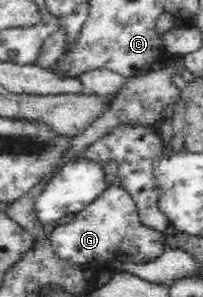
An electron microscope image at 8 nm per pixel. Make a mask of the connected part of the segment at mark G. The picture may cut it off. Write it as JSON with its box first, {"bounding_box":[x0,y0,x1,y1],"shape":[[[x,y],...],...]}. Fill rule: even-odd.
{"bounding_box":[47,184,168,267],"shape":[[[110,184],[96,200],[79,211],[75,219],[54,226],[47,236],[58,257],[76,265],[92,267],[100,267],[108,261],[148,264],[168,248],[164,234],[142,223],[134,200],[116,184]]]}

